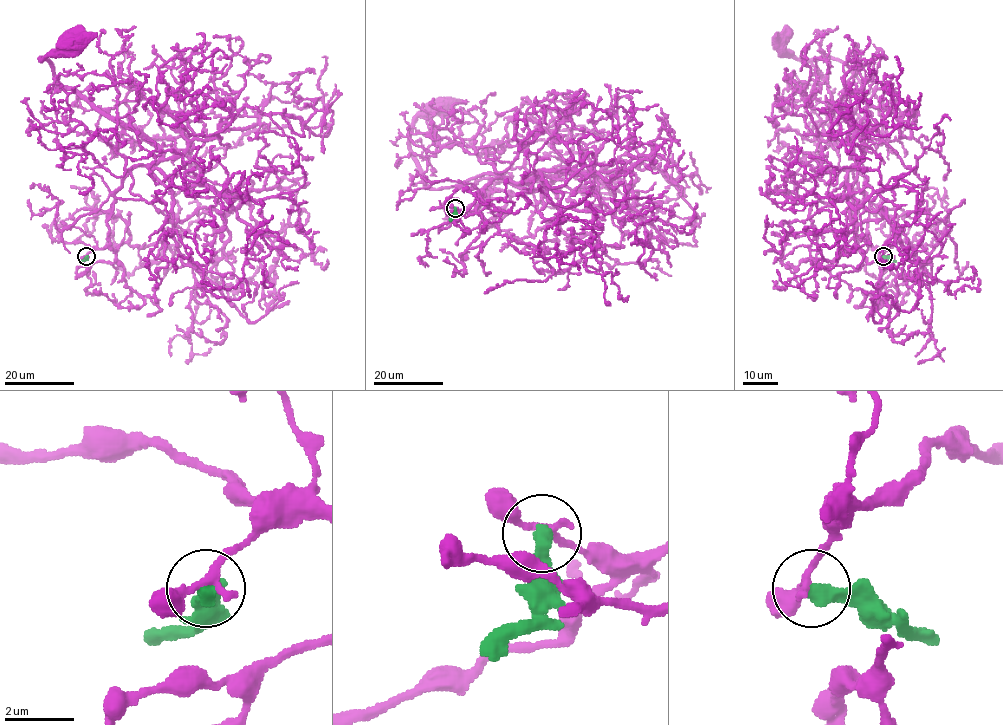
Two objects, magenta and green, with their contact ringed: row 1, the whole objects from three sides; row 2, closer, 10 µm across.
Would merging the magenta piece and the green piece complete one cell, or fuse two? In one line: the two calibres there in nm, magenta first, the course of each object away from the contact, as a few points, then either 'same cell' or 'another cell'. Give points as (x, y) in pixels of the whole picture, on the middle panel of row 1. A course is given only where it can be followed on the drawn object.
240/460 nm | magenta via (454, 208), (466, 211), (494, 178), (530, 189), (492, 174), (431, 188), (414, 161), (411, 126), (443, 105) | green via (455, 208), (455, 215), (449, 220) | another cell

